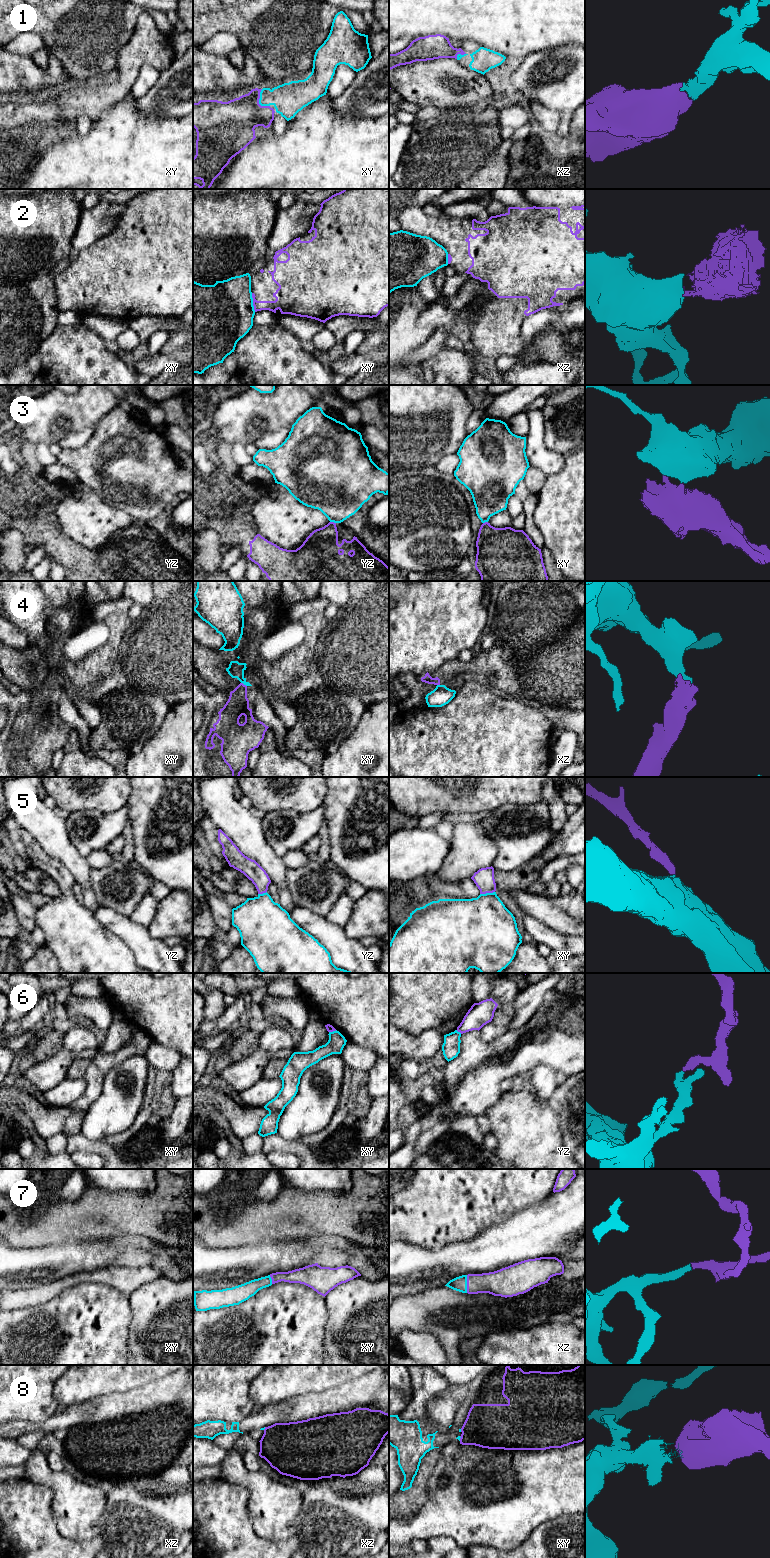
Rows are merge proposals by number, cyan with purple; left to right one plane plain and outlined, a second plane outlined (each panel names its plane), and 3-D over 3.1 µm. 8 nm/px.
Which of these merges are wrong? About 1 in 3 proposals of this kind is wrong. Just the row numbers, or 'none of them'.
2, 3, 4, 6, 8

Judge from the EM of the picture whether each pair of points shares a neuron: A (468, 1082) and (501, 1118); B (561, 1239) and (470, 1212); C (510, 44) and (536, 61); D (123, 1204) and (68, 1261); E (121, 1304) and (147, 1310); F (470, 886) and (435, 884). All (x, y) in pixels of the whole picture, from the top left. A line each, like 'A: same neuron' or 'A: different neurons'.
A: different neurons
B: different neurons
C: different neurons
D: different neurons
E: different neurons
F: same neuron

